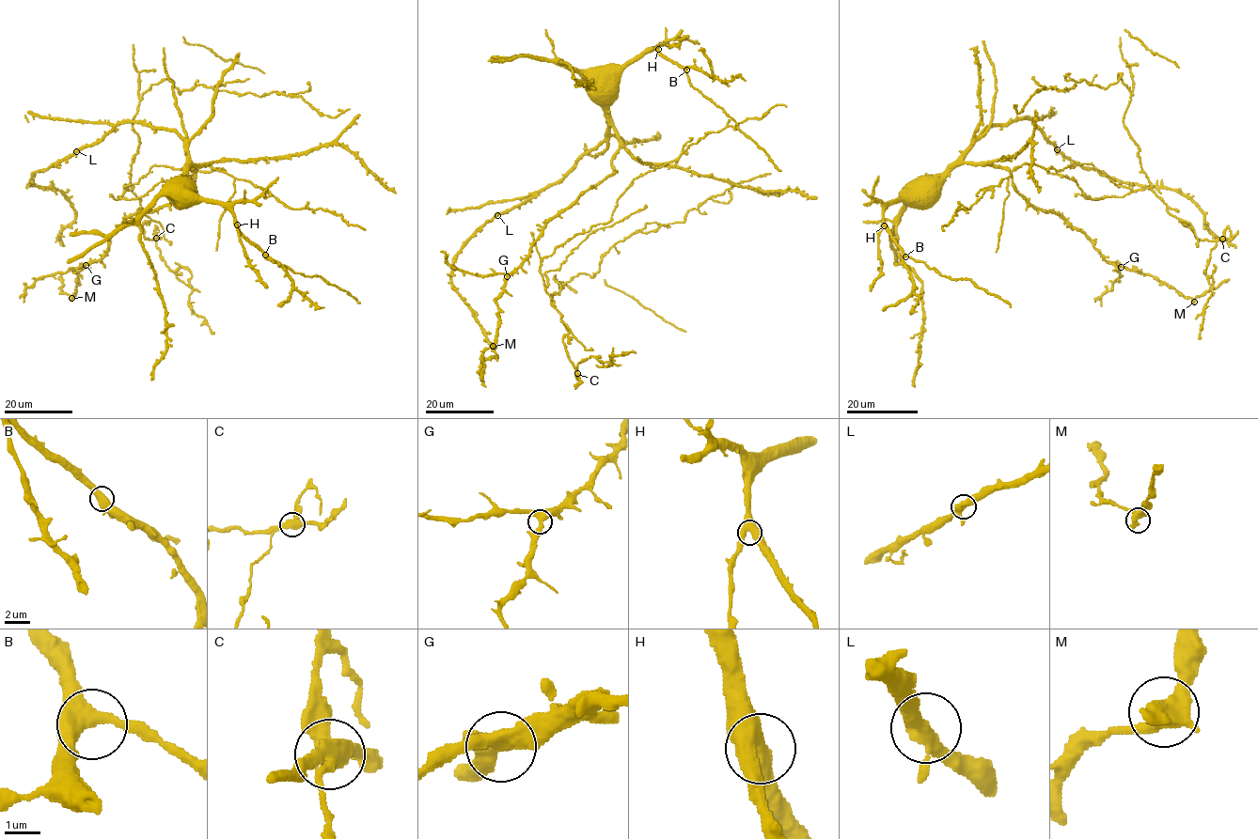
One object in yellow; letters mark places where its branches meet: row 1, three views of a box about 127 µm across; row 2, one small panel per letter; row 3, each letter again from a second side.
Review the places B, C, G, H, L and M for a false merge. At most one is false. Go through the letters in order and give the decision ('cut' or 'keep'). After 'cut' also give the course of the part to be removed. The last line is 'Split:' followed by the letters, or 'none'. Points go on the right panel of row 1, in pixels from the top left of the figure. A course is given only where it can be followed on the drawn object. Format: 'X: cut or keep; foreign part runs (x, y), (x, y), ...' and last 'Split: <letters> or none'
B: keep
C: cut; foreign part runs (1222, 239), (1210, 251), (1204, 271), (1210, 284), (1211, 296), (1204, 308), (1200, 339)
G: keep
H: keep
L: keep
M: keep
Split: C

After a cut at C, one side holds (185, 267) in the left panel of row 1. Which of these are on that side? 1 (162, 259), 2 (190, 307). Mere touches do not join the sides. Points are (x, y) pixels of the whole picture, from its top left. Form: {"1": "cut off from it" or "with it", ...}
{"1": "with it", "2": "with it"}

